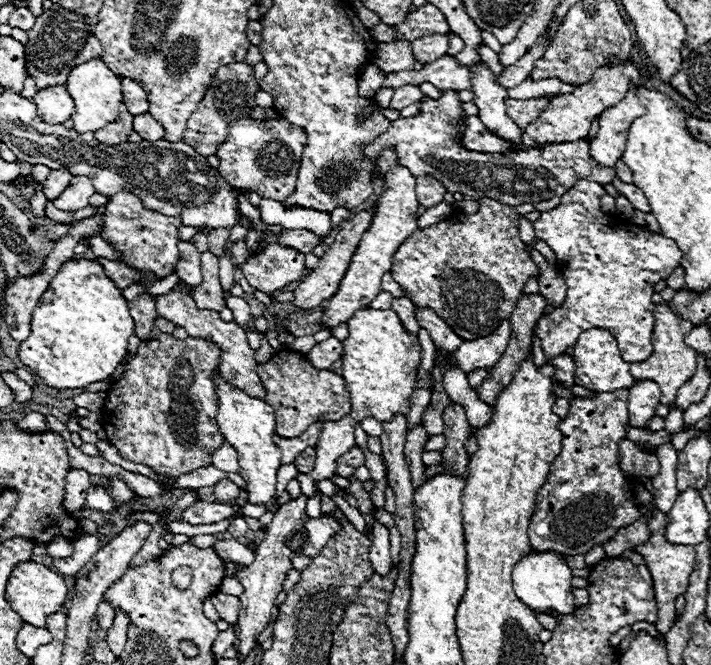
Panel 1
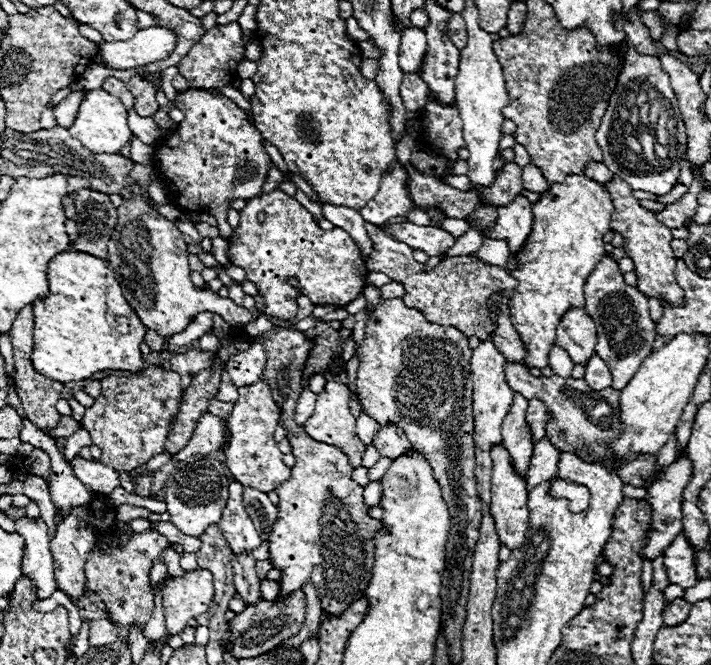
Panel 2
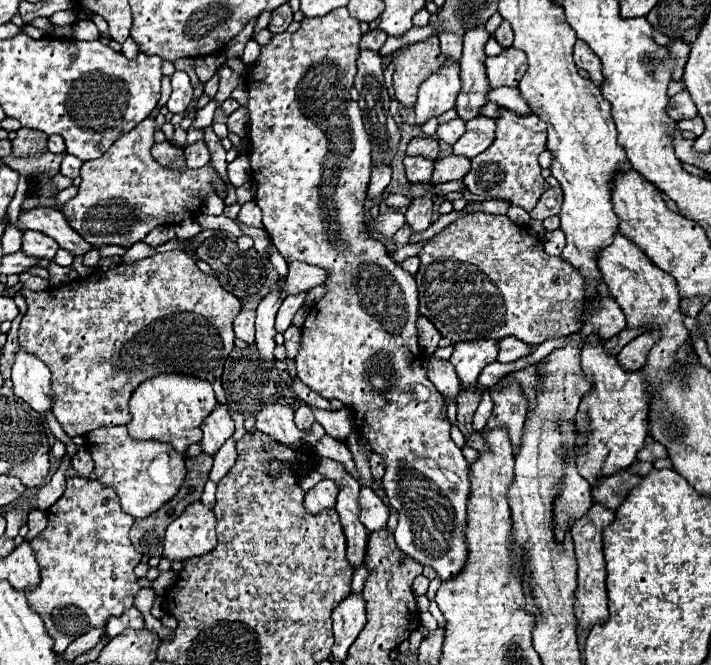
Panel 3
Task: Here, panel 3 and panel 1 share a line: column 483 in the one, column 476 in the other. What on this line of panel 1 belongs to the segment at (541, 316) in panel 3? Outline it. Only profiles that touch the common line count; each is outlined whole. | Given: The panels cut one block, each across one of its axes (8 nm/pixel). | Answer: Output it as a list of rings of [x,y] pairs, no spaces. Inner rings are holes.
[[[482,198],[476,214],[458,212],[452,220],[416,230],[394,254],[392,278],[408,290],[416,306],[428,306],[464,340],[492,334],[516,308],[524,282],[540,276],[538,266],[518,238],[518,214],[512,206]]]

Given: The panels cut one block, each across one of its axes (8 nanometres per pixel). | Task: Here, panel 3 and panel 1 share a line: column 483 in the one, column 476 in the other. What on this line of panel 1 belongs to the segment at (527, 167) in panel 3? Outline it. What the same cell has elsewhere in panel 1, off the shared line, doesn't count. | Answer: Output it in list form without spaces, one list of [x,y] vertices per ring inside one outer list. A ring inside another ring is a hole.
[[[448,90],[438,100],[424,100],[422,114],[414,118],[400,118],[390,124],[390,128],[374,138],[368,146],[362,148],[366,158],[372,160],[374,172],[372,180],[380,178],[376,170],[376,162],[384,148],[394,148],[398,156],[398,164],[408,168],[414,176],[420,174],[436,174],[446,186],[448,192],[462,192],[476,200],[494,198],[508,206],[518,204],[536,204],[540,200],[548,200],[554,196],[562,196],[578,178],[584,178],[599,184],[610,184],[616,178],[614,168],[600,166],[590,156],[588,142],[562,142],[560,146],[544,146],[542,150],[528,150],[520,154],[480,154],[468,152],[460,146],[458,134],[462,130],[460,122],[466,118],[460,110],[460,100],[456,92]]]

